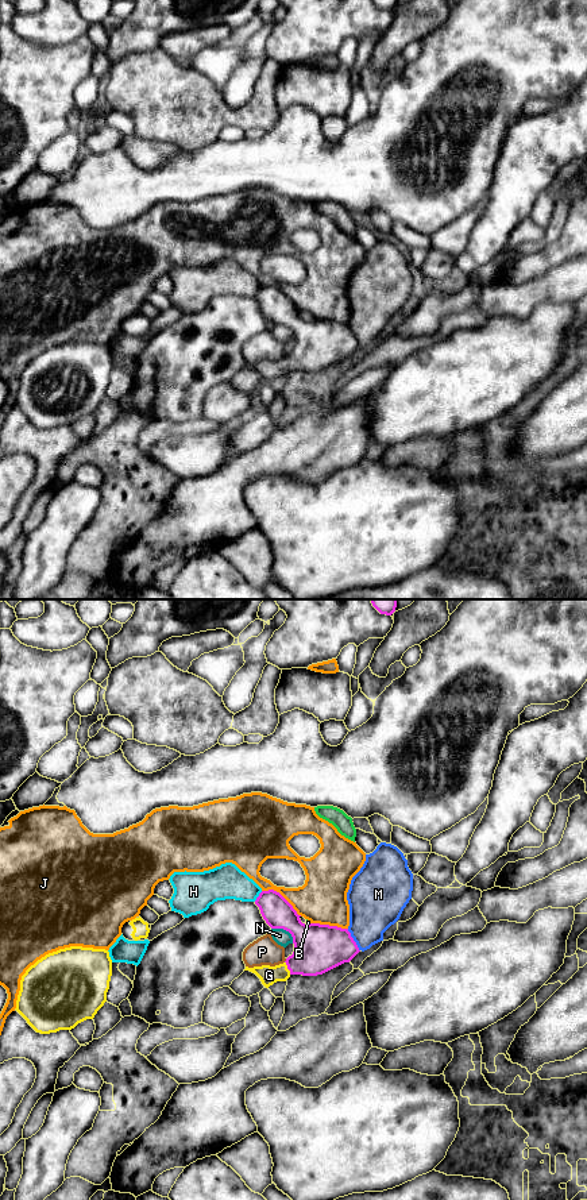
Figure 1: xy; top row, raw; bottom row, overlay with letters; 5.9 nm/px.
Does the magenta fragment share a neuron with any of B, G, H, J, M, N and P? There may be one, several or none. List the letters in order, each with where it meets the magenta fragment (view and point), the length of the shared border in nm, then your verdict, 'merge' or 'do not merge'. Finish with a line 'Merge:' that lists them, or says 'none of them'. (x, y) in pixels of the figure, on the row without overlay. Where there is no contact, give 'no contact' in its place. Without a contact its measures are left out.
B: meets magenta in xy at (309, 319); contact 30 nm long; do not merge
G: meets magenta in xy at (288, 363); contact 90 nm long; merge
H: meets magenta in xy at (258, 292); contact 80 nm long; do not merge
J: meets magenta in xy at (282, 292); contact 280 nm long; do not merge
M: meets magenta in xy at (352, 335); contact 150 nm long; do not merge
N: meets magenta in xy at (285, 324); contact 160 nm long; do not merge
P: meets magenta in xy at (286, 355); contact 30 nm long; do not merge
Merge: G

